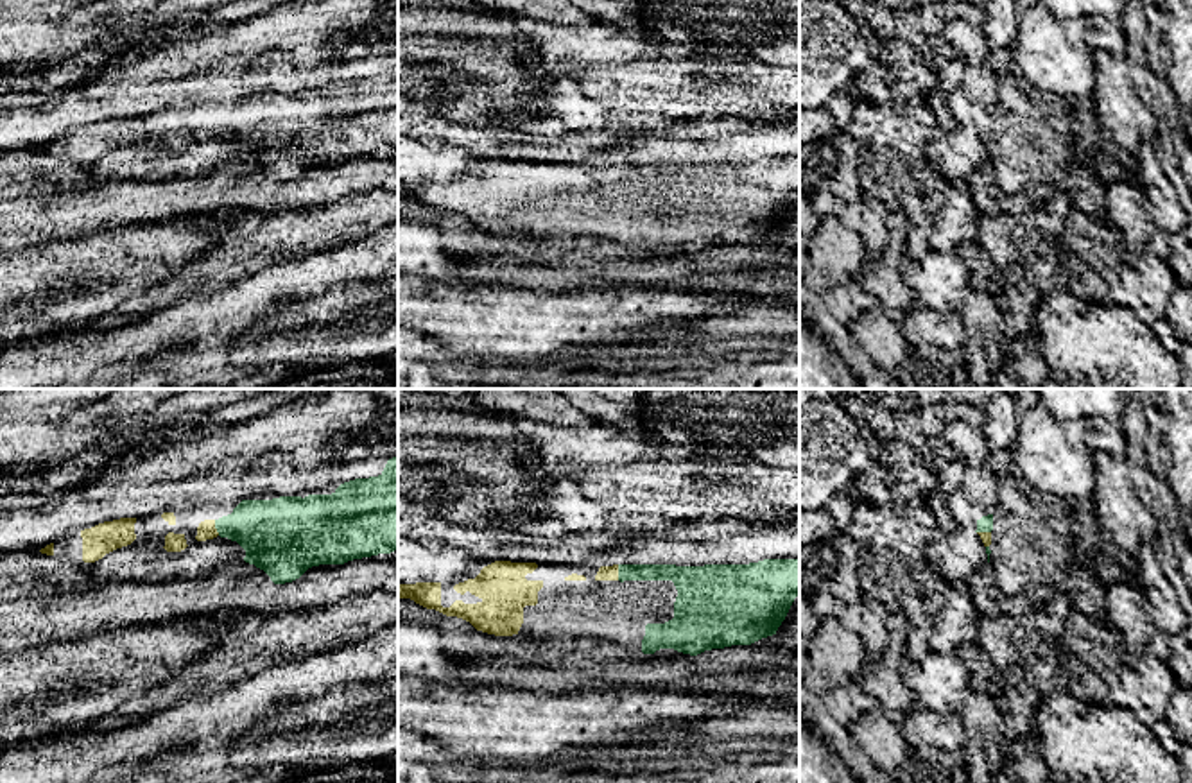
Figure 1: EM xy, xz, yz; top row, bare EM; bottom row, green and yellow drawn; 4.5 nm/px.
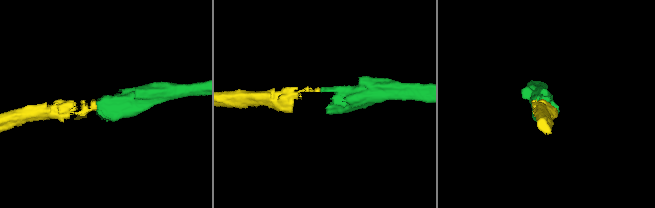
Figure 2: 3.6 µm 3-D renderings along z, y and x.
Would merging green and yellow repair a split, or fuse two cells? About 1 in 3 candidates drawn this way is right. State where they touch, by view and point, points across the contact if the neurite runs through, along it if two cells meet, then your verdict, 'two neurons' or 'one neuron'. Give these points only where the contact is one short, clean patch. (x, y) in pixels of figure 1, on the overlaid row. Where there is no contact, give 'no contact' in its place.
xy (215, 527) | across xy (271, 533), (260, 527), (215, 527), (207, 529) | one neuron

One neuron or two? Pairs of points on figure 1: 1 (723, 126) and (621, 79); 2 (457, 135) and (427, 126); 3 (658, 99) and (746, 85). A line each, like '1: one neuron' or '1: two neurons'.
1: two neurons
2: one neuron
3: one neuron

